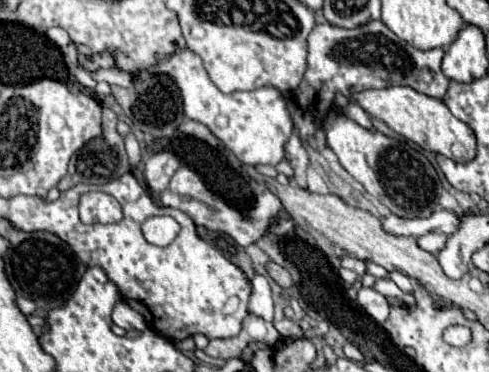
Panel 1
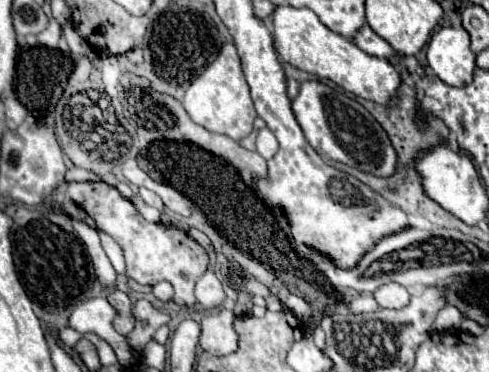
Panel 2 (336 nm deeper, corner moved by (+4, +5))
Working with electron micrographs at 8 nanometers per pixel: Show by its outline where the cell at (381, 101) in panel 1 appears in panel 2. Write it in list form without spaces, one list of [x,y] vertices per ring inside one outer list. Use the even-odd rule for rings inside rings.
[[[287,4],[275,6],[271,14],[273,24],[273,46],[279,58],[299,70],[305,70],[309,74],[317,74],[319,78],[333,80],[343,90],[373,100],[377,104],[395,104],[395,90],[401,84],[399,72],[393,68],[389,60],[375,58],[363,50],[359,50],[351,40],[331,32],[317,14],[309,8],[293,8]]]

